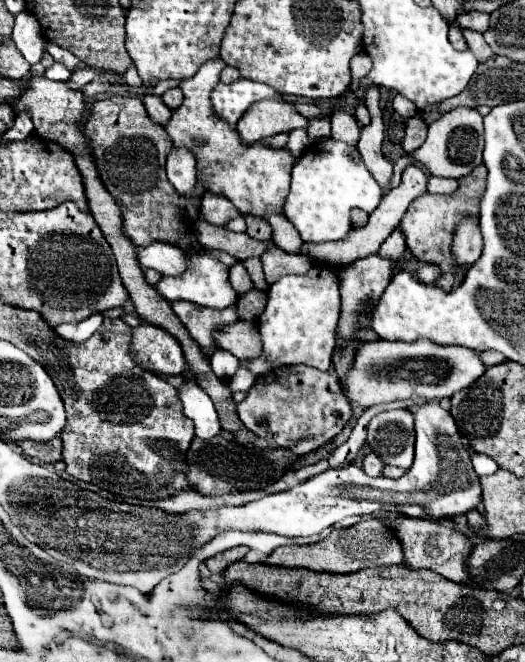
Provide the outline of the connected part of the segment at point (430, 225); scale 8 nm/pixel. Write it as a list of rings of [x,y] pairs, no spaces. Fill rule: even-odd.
[[[478,166],[468,176],[458,180],[458,190],[454,194],[426,194],[416,198],[400,222],[400,230],[406,238],[408,250],[420,262],[430,262],[440,268],[440,278],[436,280],[436,286],[446,292],[452,290],[454,272],[458,268],[458,262],[452,256],[454,230],[464,218],[472,218],[472,220],[478,218],[478,204],[480,204],[480,196],[484,188],[486,188],[486,168]]]

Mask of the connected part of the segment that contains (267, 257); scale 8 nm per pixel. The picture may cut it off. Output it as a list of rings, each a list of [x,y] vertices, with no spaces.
[[[272,240],[268,242],[268,250],[260,256],[260,260],[262,260],[268,284],[276,282],[278,278],[282,278],[286,274],[308,272],[308,268],[314,262],[312,258],[292,258],[290,254],[284,254],[284,250],[280,250]]]

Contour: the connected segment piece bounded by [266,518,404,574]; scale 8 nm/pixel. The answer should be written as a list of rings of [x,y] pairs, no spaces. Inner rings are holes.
[[[364,518],[362,522],[334,530],[326,540],[310,544],[310,546],[282,546],[270,554],[266,564],[286,566],[286,568],[308,568],[318,572],[340,572],[350,574],[360,568],[380,568],[390,564],[404,564],[404,548],[396,536],[396,532],[382,520]]]

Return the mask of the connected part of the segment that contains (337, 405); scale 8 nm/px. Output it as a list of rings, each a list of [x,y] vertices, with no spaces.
[[[296,364],[280,366],[260,376],[246,398],[238,404],[238,416],[252,434],[304,456],[342,432],[352,416],[352,406],[348,406],[334,374]]]

